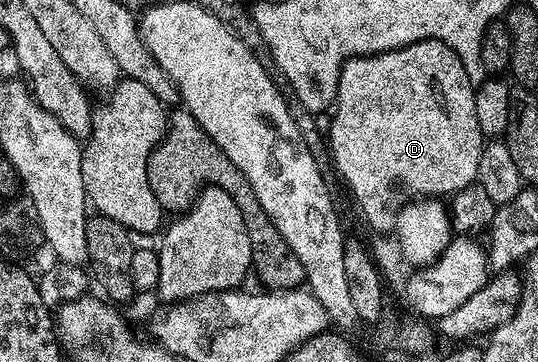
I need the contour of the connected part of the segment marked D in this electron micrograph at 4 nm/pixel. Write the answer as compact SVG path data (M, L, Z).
M422 39L392 51L381 51L377 55L358 55L355 59L346 60L339 74L339 88L329 116L331 127L326 132L325 138L331 142L331 159L335 162L340 177L347 182L347 187L351 190L364 221L375 231L394 232L399 211L412 197L451 197L455 192L465 189L467 185L477 180L477 165L481 161L485 136L481 133L481 125L477 125L475 87L469 73L465 73L465 65L461 65L461 57L457 57L457 53L441 41Z

